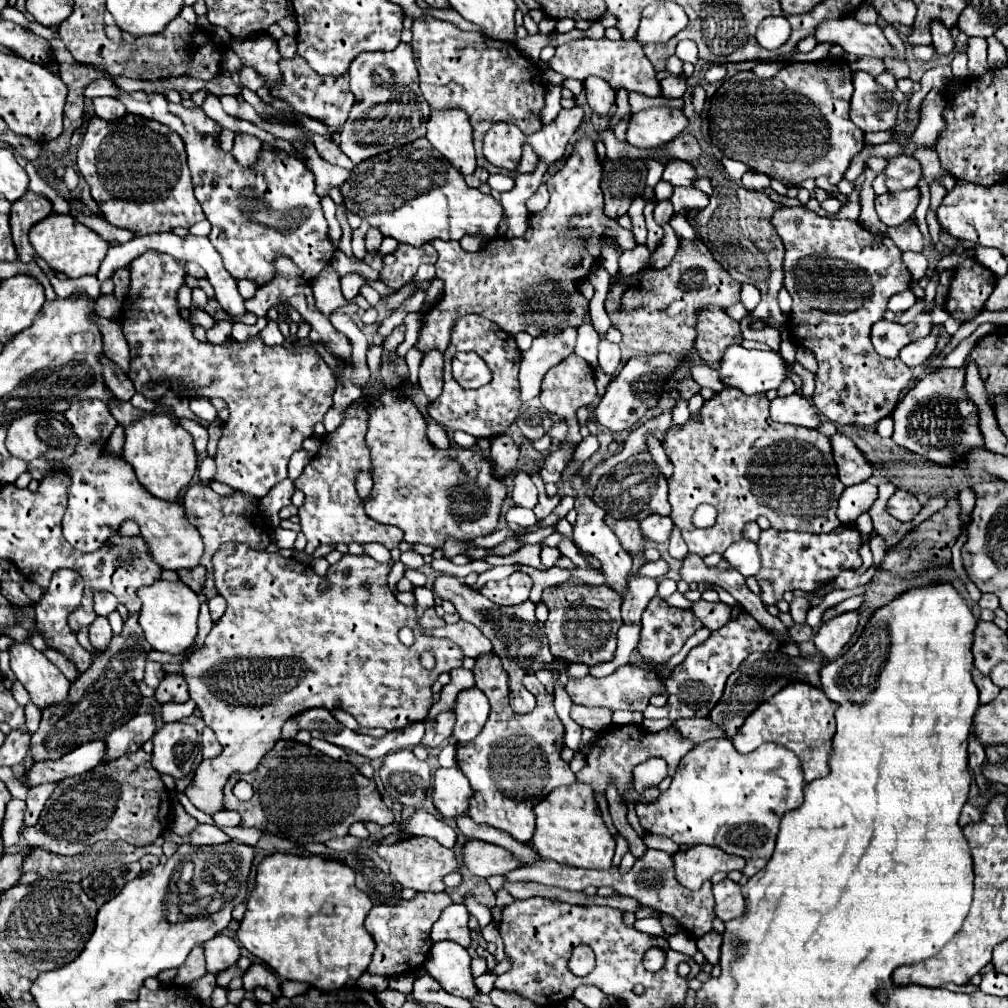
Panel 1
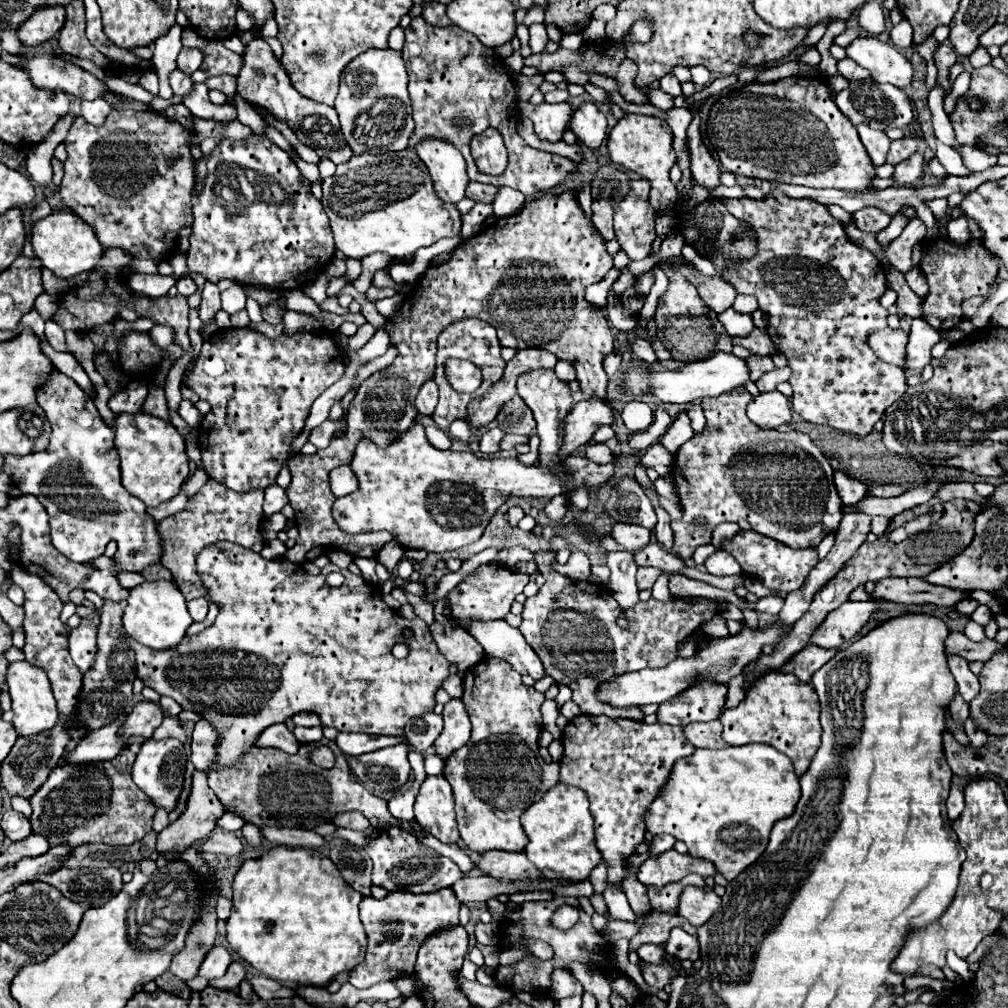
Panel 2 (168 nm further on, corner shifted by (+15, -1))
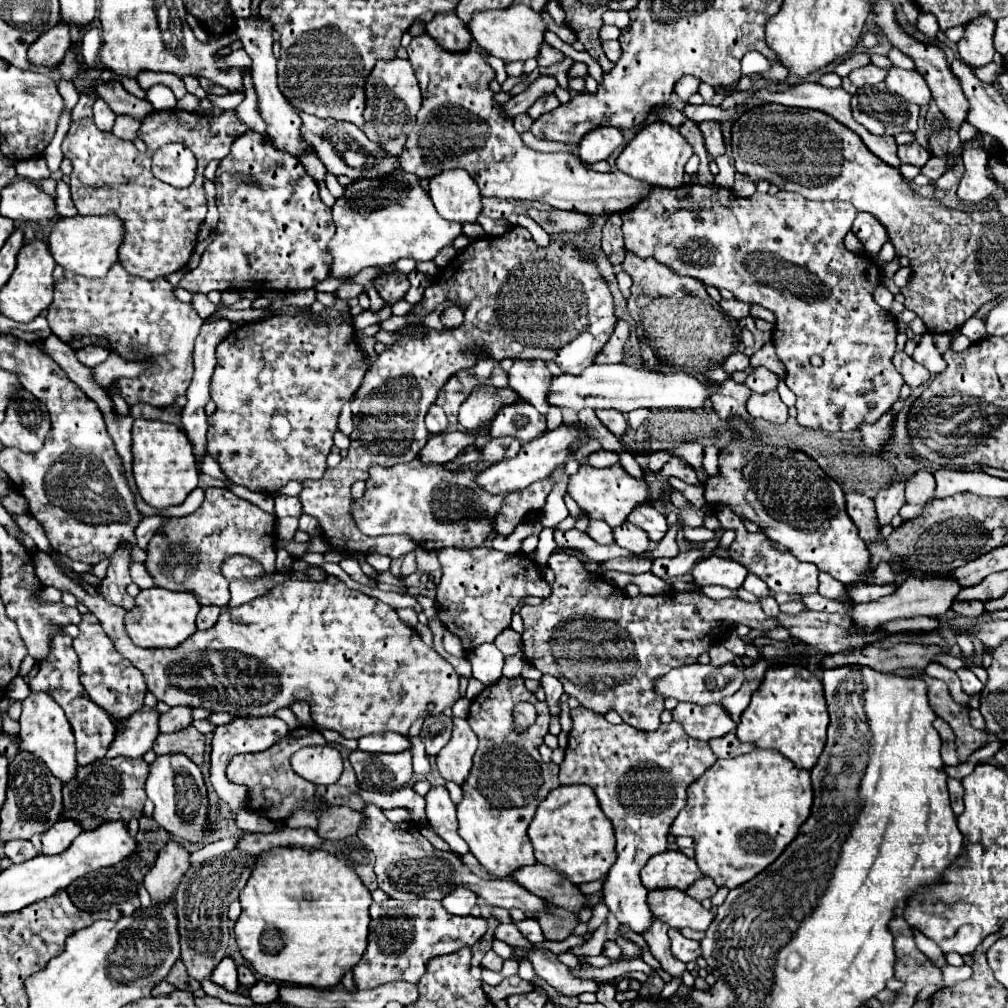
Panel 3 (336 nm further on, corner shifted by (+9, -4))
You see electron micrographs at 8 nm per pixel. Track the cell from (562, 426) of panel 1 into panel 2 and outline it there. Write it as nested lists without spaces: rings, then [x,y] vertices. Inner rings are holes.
[[[505,434],[503,440],[501,440],[501,450],[503,450],[503,452],[509,452],[509,450],[513,450],[517,444],[527,444],[527,440],[529,440],[529,438],[525,438],[525,436]]]

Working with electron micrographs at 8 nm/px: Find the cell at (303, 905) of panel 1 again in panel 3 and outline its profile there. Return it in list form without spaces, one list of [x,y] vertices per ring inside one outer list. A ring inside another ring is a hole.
[[[279,847],[261,853],[239,901],[243,909],[235,923],[239,951],[257,969],[257,973],[271,981],[327,989],[337,985],[343,975],[359,963],[367,949],[369,905],[373,903],[371,893],[363,887],[351,867],[325,849]]]

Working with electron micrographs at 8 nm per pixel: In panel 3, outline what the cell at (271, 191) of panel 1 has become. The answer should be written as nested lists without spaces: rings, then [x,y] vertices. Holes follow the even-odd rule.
[[[247,131],[247,135],[241,135],[239,139],[235,139],[233,147],[231,147],[231,153],[221,161],[217,173],[215,173],[215,187],[217,187],[217,209],[219,209],[219,223],[215,227],[215,239],[213,243],[203,251],[201,255],[201,261],[199,265],[193,269],[193,271],[187,271],[179,283],[179,287],[187,289],[187,291],[199,291],[199,293],[209,293],[213,289],[217,291],[231,291],[231,289],[241,289],[241,291],[247,291],[247,289],[269,289],[269,291],[303,291],[303,289],[309,289],[309,287],[315,287],[317,283],[321,283],[325,277],[329,277],[329,271],[331,271],[331,253],[327,249],[327,243],[333,239],[335,235],[335,223],[331,219],[331,207],[327,207],[321,197],[319,197],[319,187],[315,183],[313,177],[307,175],[307,171],[303,169],[303,165],[293,157],[293,155],[287,155],[287,151],[279,151],[271,139],[267,135],[261,135],[261,133],[255,133],[255,131]]]

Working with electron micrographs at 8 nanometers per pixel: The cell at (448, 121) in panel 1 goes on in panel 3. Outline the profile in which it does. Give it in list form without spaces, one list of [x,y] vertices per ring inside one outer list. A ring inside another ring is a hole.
[[[463,169],[441,171],[439,175],[431,177],[429,195],[439,215],[449,221],[477,221],[481,213],[479,187]]]

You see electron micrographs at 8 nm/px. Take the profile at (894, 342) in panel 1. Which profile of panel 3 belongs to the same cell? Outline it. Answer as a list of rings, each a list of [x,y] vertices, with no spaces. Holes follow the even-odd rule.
[[[897,351],[893,355],[893,365],[903,375],[905,383],[911,387],[919,387],[919,385],[927,383],[931,377],[929,371],[923,365],[919,365],[913,357],[909,357],[905,351]]]

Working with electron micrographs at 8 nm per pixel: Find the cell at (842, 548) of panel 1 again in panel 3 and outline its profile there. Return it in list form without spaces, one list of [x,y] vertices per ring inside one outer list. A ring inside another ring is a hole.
[[[717,511],[717,519],[721,521],[723,529],[733,529],[735,531],[735,541],[729,547],[731,559],[741,563],[749,573],[761,577],[773,593],[799,593],[799,595],[817,593],[817,573],[819,573],[819,569],[813,563],[803,563],[787,551],[777,551],[763,533],[749,533],[745,529],[743,521],[739,517],[731,515],[731,511]]]

